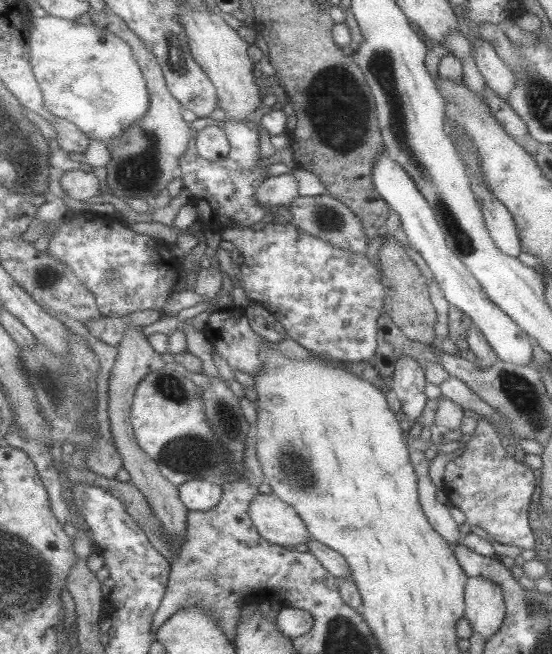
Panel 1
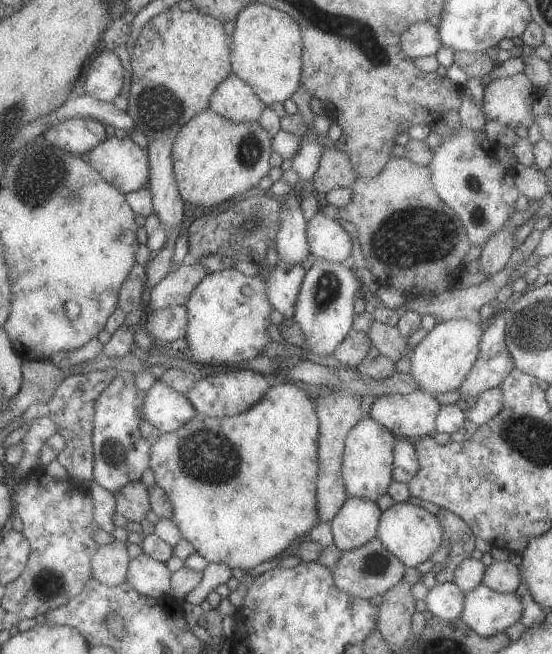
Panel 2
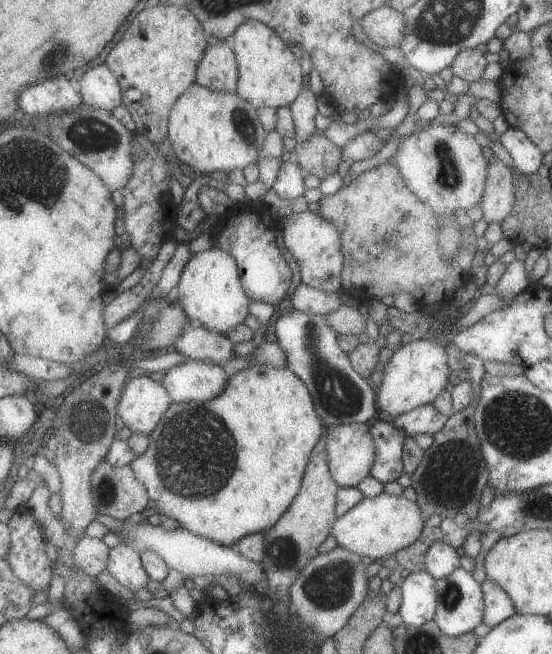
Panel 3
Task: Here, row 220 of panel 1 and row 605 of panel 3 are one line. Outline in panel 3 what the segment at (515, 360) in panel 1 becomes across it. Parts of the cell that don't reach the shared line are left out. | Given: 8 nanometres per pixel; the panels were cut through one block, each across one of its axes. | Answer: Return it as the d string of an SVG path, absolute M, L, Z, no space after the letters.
M428 571L410 573L401 581L402 603L400 616L402 622L412 627L420 627L435 619L439 594L435 579Z

